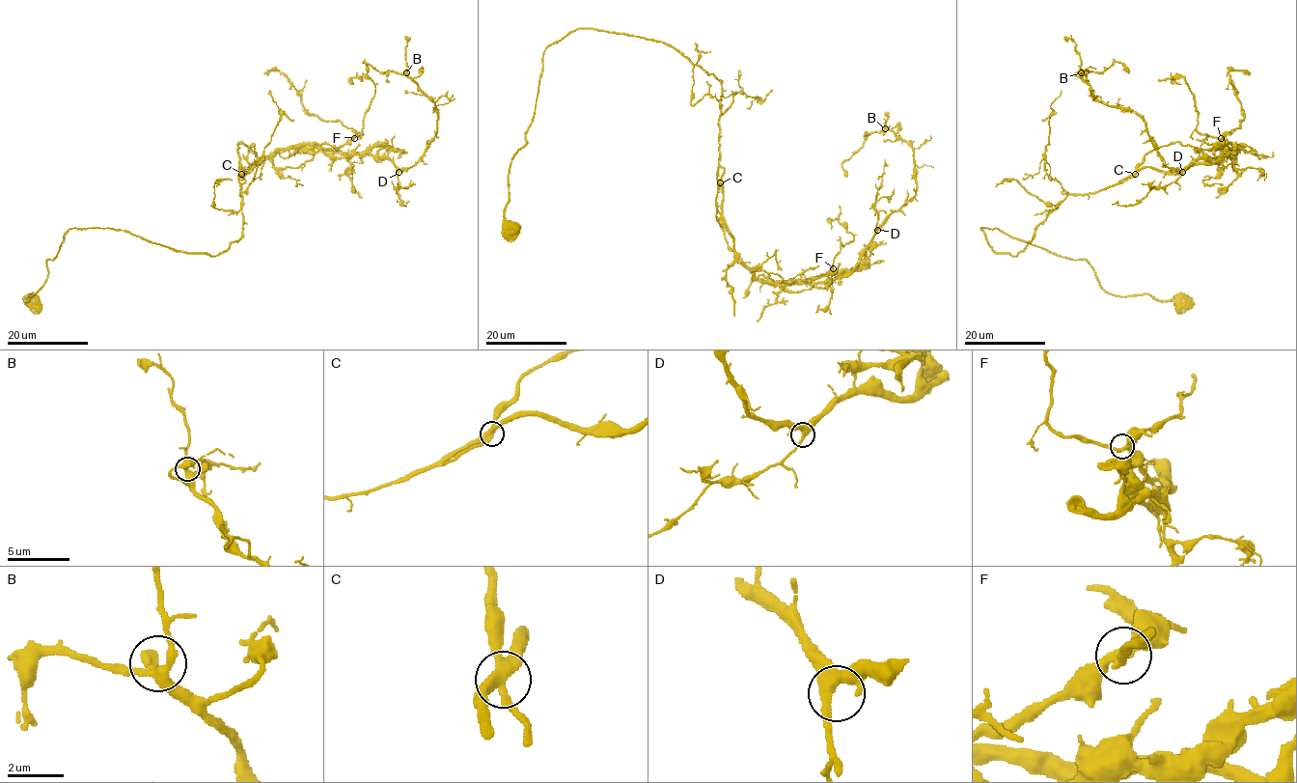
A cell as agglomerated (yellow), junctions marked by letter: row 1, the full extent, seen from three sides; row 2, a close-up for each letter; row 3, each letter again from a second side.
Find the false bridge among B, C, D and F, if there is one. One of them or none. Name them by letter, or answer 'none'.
none

